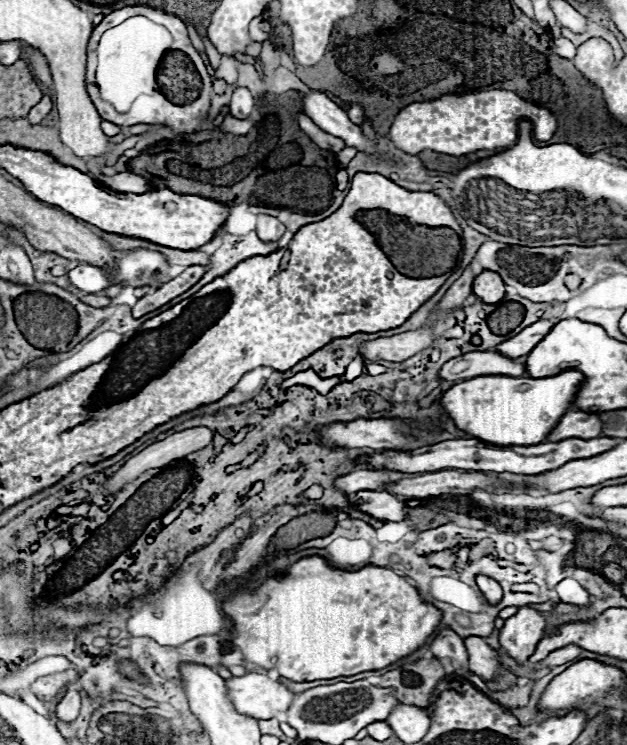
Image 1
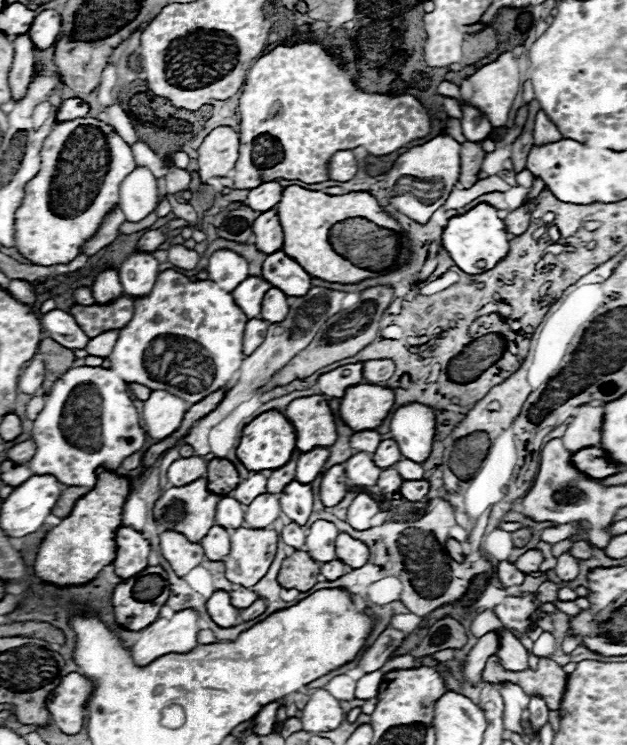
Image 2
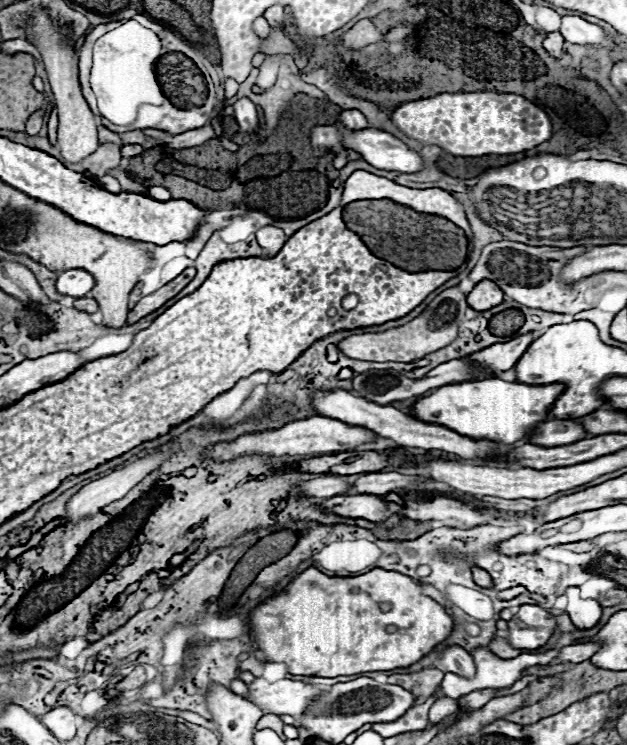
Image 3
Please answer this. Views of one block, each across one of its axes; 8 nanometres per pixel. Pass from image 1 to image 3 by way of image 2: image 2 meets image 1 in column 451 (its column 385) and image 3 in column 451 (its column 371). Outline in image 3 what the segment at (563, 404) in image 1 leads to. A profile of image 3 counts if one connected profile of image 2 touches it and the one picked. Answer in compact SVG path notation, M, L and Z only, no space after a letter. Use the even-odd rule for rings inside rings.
M500 378L456 382L440 386L432 394L418 398L408 414L420 422L440 424L462 436L470 436L476 440L514 444L518 440L526 440L526 434L536 424L548 420L546 412L556 400L556 396L562 394L562 390L564 384L530 386L520 382L504 382Z

